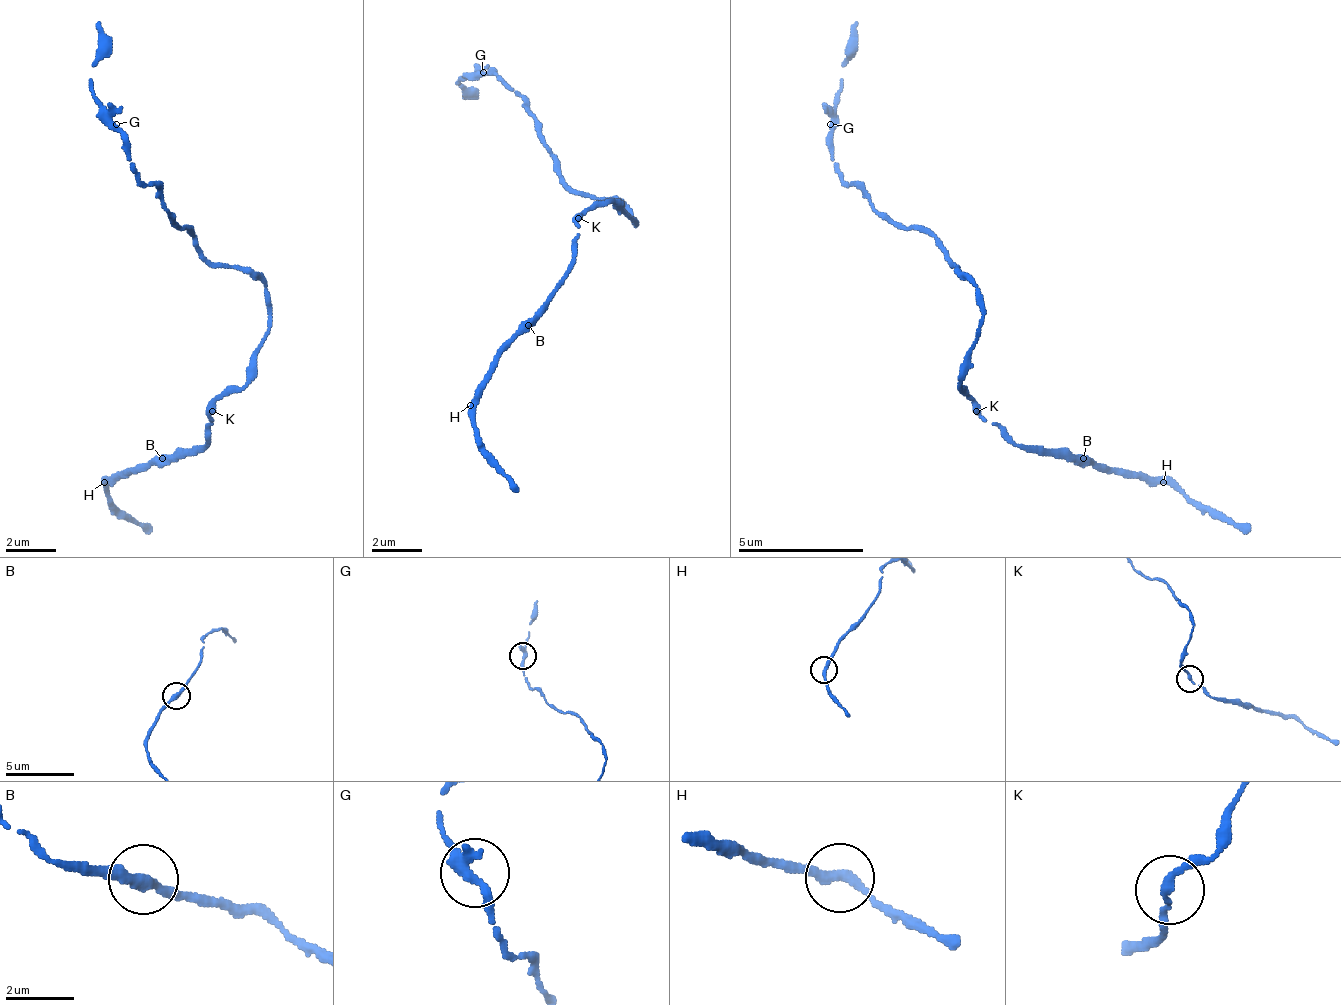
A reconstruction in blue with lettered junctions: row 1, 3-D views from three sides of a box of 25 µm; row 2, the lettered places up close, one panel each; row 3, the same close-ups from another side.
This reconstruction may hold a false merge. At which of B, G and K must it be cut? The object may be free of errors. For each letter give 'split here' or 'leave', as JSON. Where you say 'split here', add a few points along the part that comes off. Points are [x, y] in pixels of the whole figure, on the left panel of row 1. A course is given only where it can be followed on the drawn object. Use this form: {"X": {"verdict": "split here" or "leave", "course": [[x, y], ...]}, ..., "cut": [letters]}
{"B": {"verdict": "leave"}, "G": {"verdict": "leave"}, "K": {"verdict": "leave"}, "cut": []}

